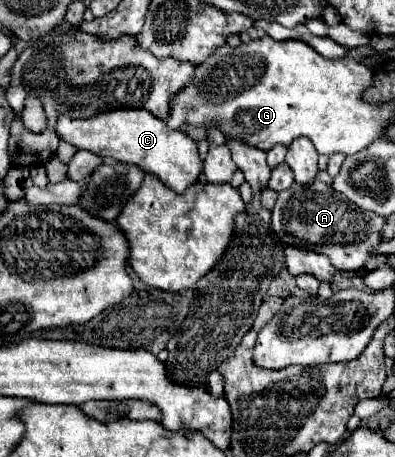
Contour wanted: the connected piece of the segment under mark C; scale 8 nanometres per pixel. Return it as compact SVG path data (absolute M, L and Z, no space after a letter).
M113 110L109 114L97 114L97 118L69 118L61 114L55 124L57 136L75 146L77 150L89 150L101 158L113 158L117 162L133 164L153 176L175 192L183 192L187 186L199 180L203 162L199 158L195 142L181 130L171 130L163 120L145 110Z

